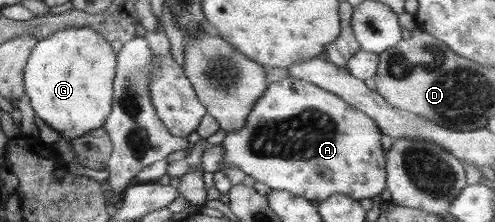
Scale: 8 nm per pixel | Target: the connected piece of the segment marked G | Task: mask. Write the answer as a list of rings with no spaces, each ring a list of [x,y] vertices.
[[[69,26],[36,42],[24,68],[25,92],[39,118],[61,135],[61,143],[102,128],[111,113],[117,54],[91,27]]]

